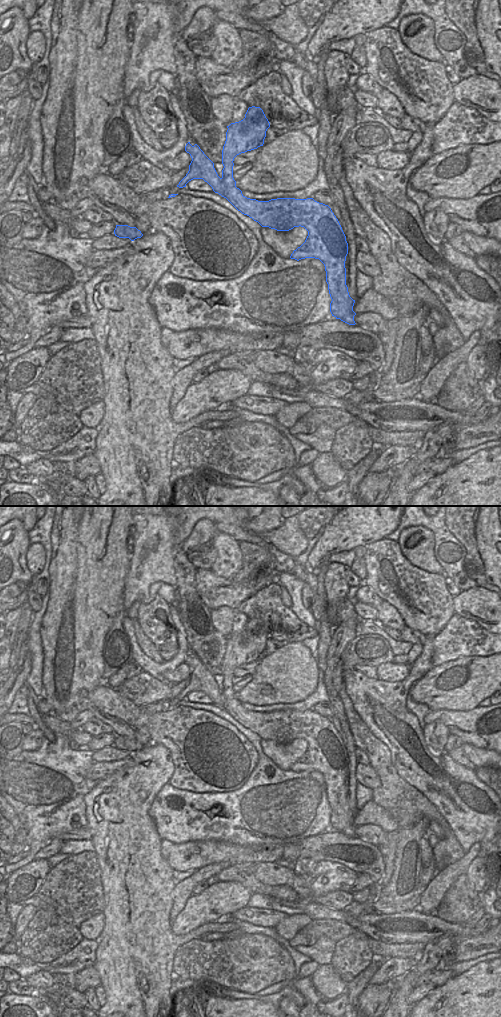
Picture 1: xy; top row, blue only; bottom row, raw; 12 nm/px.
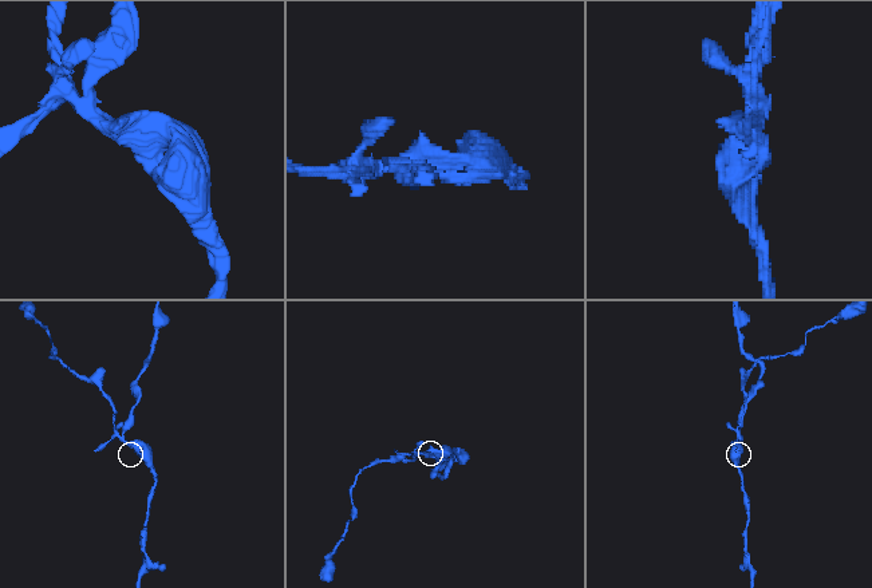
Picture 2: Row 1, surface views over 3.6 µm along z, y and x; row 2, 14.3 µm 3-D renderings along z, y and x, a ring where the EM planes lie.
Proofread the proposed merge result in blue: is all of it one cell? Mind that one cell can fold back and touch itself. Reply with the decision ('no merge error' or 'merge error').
merge error

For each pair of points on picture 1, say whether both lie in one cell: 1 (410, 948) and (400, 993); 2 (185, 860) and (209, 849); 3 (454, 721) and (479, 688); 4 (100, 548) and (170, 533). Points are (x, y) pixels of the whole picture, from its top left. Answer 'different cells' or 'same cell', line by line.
1: different cells
2: same cell
3: different cells
4: different cells

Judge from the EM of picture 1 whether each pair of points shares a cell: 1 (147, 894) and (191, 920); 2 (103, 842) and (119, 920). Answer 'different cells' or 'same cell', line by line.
1: different cells
2: same cell

